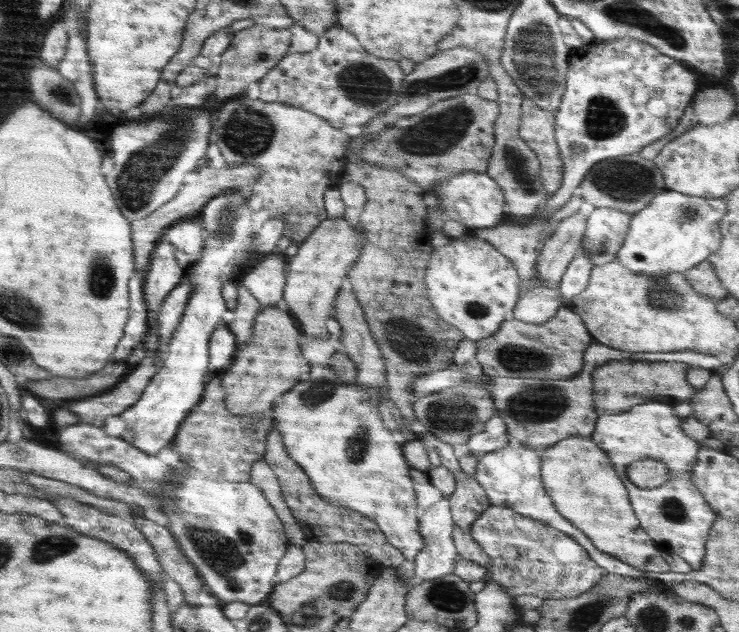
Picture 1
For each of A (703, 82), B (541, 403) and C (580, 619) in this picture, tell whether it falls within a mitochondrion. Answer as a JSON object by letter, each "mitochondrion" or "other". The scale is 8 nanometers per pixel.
{"A":"other","B":"mitochondrion","C":"mitochondrion"}

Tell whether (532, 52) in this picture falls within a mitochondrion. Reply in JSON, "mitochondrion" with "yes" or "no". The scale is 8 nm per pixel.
{"mitochondrion":"yes"}

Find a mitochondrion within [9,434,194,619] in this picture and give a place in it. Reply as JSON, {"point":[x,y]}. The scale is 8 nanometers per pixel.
{"point":[50,549]}

